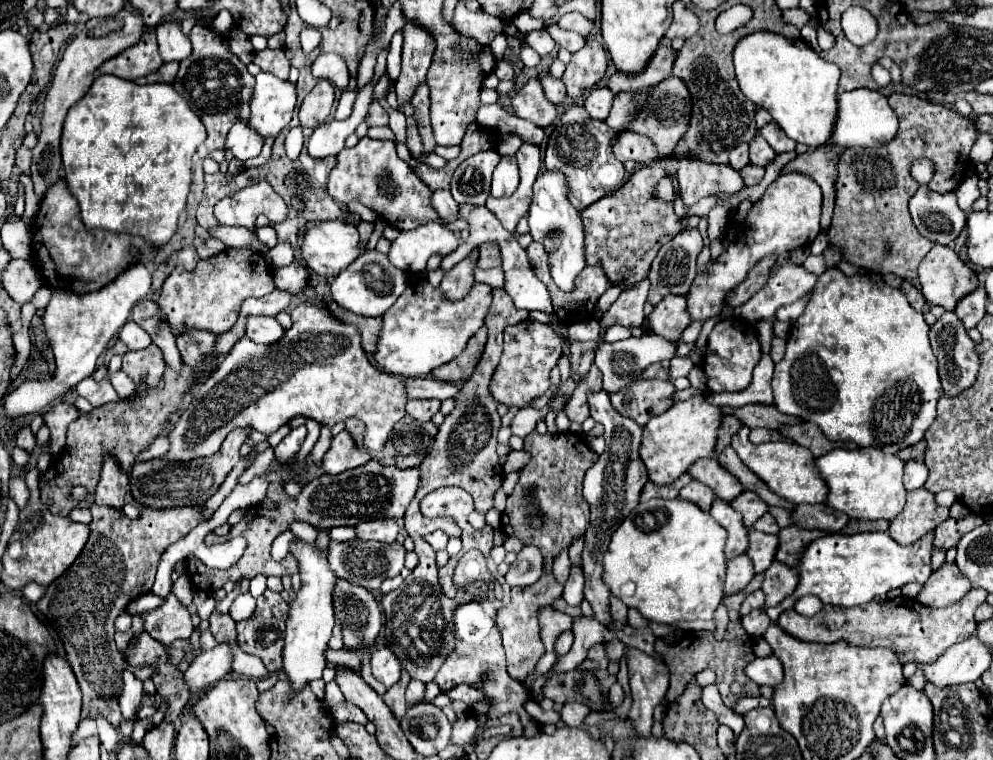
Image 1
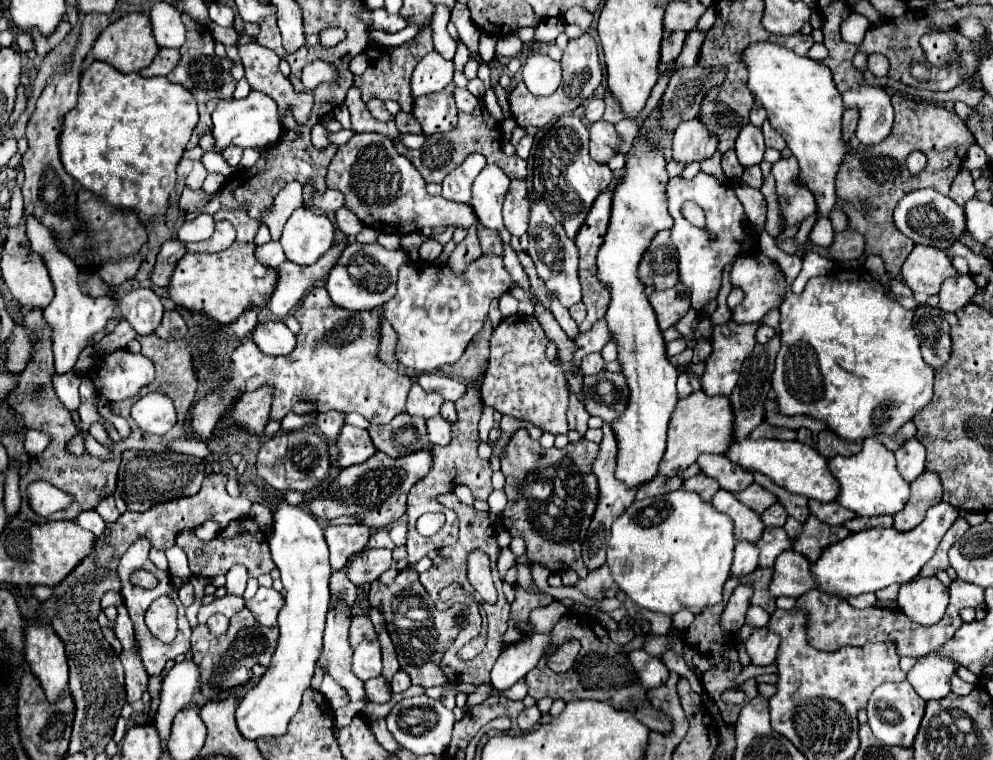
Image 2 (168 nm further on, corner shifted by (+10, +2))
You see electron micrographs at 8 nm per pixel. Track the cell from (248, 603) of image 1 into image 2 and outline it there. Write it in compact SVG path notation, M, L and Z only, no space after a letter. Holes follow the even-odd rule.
M228 593L228 595L224 595L222 599L214 599L212 603L202 605L197 619L199 623L206 623L206 619L216 613L222 613L222 615L226 615L226 617L232 617L232 615L238 613L240 609L244 609L244 599Z

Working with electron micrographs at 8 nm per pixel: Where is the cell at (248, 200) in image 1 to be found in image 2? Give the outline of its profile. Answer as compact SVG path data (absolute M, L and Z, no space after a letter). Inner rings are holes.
M246 209L218 211L213 218L215 222L232 221L232 225L238 229L236 241L232 243L232 247L214 255L198 255L198 253L184 255L174 269L166 291L178 307L192 313L200 313L220 325L226 325L230 321L236 321L250 301L252 305L264 307L266 299L272 295L278 275L274 267L266 267L254 257L254 235L260 223L250 219Z

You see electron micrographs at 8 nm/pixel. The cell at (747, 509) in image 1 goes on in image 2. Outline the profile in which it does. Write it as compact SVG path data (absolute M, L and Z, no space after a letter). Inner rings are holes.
M752 483L752 485L746 487L744 491L736 493L736 499L738 499L740 503L748 505L754 513L764 513L764 511L776 501L776 497L774 497L770 491L762 489L762 487L756 485L756 483Z

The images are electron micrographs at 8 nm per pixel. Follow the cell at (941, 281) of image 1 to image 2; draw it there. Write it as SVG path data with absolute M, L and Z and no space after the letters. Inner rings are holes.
M916 245L902 265L902 277L916 295L930 297L938 295L944 279L958 277L958 271L952 267L946 251Z

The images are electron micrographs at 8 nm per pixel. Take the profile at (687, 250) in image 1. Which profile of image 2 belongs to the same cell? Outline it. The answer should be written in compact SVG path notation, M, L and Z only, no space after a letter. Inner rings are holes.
M664 229L652 239L638 265L638 277L642 285L654 291L674 287L680 281L676 261L678 257L676 247L672 245L670 239L670 229Z

